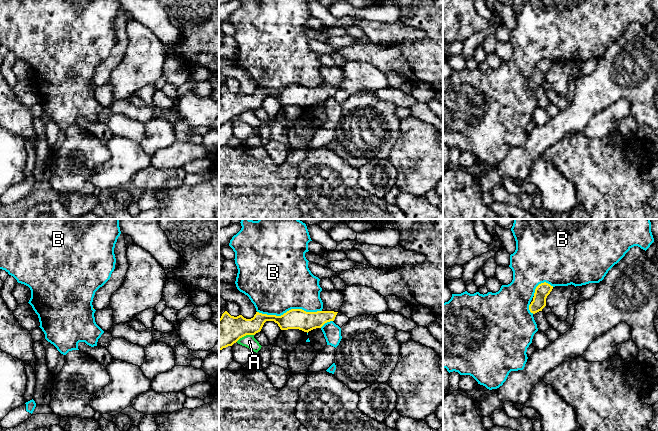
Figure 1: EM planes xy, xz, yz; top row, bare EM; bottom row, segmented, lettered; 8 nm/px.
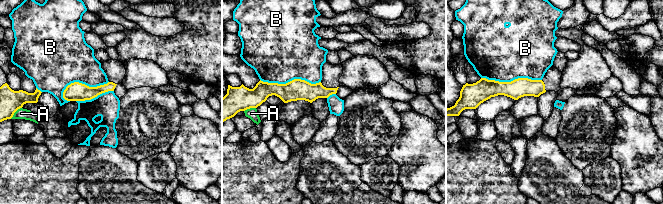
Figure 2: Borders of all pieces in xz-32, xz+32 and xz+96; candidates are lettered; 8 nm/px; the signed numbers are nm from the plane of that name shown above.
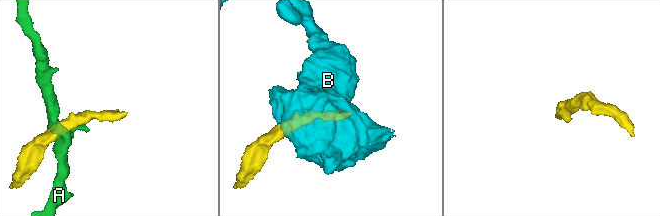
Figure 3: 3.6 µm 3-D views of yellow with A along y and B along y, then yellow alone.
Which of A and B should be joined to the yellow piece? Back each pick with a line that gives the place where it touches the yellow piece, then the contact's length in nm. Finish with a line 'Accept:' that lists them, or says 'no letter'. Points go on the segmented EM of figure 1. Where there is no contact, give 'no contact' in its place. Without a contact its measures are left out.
Accept: no letter

